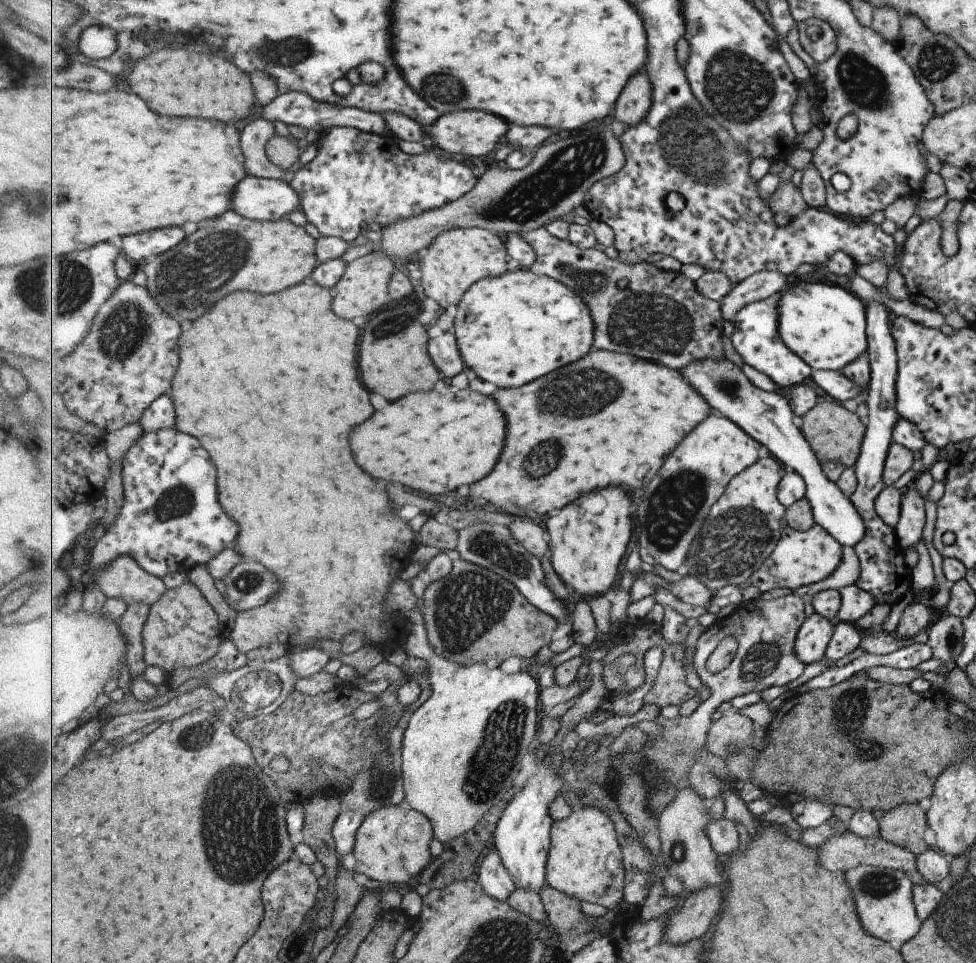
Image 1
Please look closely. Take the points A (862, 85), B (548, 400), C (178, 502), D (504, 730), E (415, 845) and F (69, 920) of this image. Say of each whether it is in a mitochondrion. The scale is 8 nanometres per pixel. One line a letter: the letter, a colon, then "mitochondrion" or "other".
A: mitochondrion
B: mitochondrion
C: mitochondrion
D: mitochondrion
E: other
F: other

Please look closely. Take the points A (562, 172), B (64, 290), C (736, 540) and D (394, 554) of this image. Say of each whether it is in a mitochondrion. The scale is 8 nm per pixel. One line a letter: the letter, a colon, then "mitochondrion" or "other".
A: mitochondrion
B: mitochondrion
C: mitochondrion
D: other

